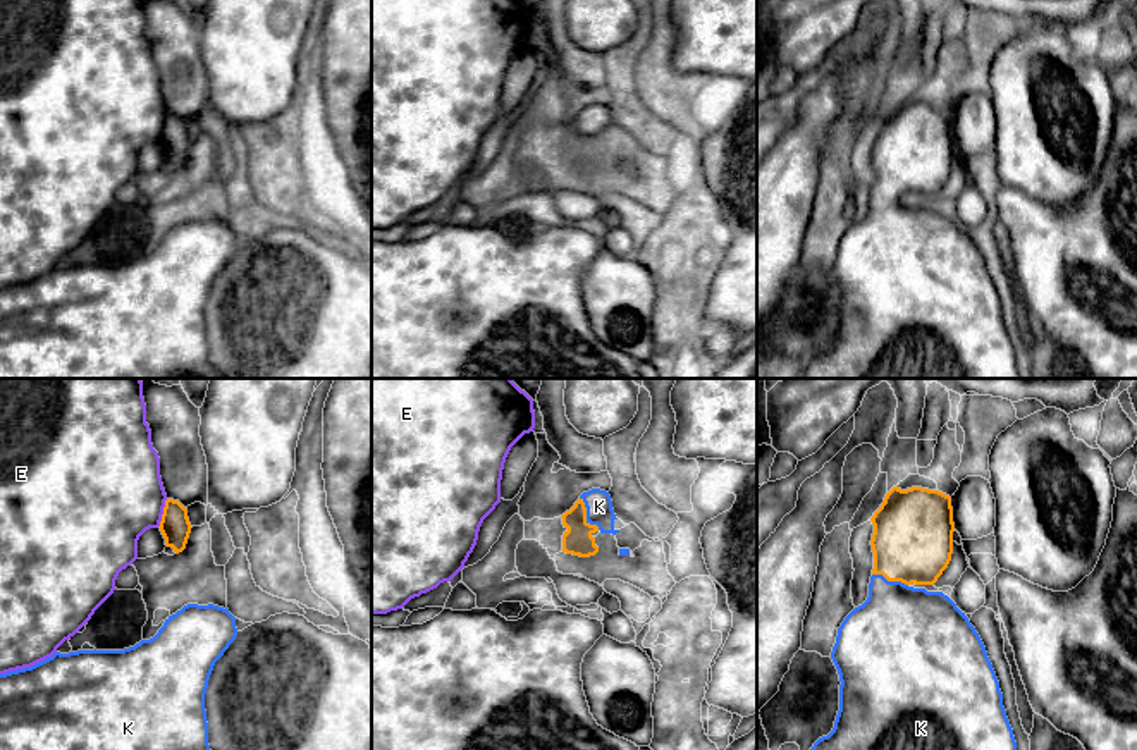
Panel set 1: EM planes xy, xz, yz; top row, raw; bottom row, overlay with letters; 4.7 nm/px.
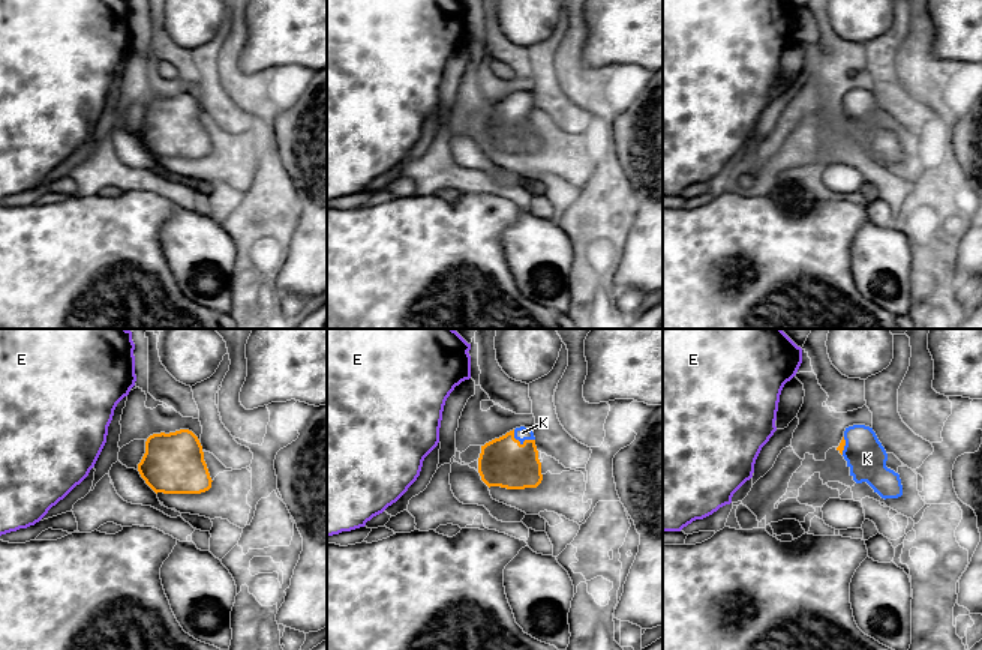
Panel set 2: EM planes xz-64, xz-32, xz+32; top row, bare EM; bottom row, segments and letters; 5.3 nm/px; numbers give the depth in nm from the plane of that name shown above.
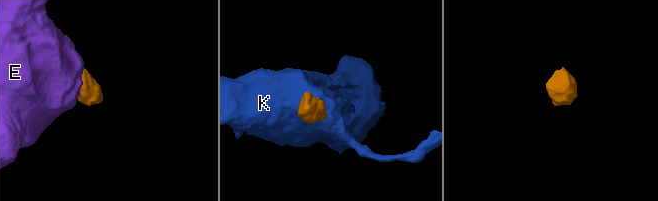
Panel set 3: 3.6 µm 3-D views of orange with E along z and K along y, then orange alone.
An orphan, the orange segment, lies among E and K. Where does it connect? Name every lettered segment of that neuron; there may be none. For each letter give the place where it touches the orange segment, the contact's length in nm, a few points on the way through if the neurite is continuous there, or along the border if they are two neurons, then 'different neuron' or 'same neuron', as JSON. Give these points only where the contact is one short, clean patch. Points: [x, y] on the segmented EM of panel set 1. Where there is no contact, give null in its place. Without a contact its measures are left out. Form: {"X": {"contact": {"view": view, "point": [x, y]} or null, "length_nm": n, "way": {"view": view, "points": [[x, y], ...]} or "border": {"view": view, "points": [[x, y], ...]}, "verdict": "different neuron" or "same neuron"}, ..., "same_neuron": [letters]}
{"E": {"contact": {"view": "xy", "point": [164, 513]}, "length_nm": 140, "border": {"view": "xy", "points": [[167, 499], [157, 527]]}, "verdict": "different neuron"}, "K": {"contact": {"view": "xz", "point": [585, 515]}, "length_nm": 180, "way": {"view": "xz", "points": [[578, 540], [580, 523], [585, 515], [599, 506]]}, "verdict": "same neuron"}, "same_neuron": ["K"]}

